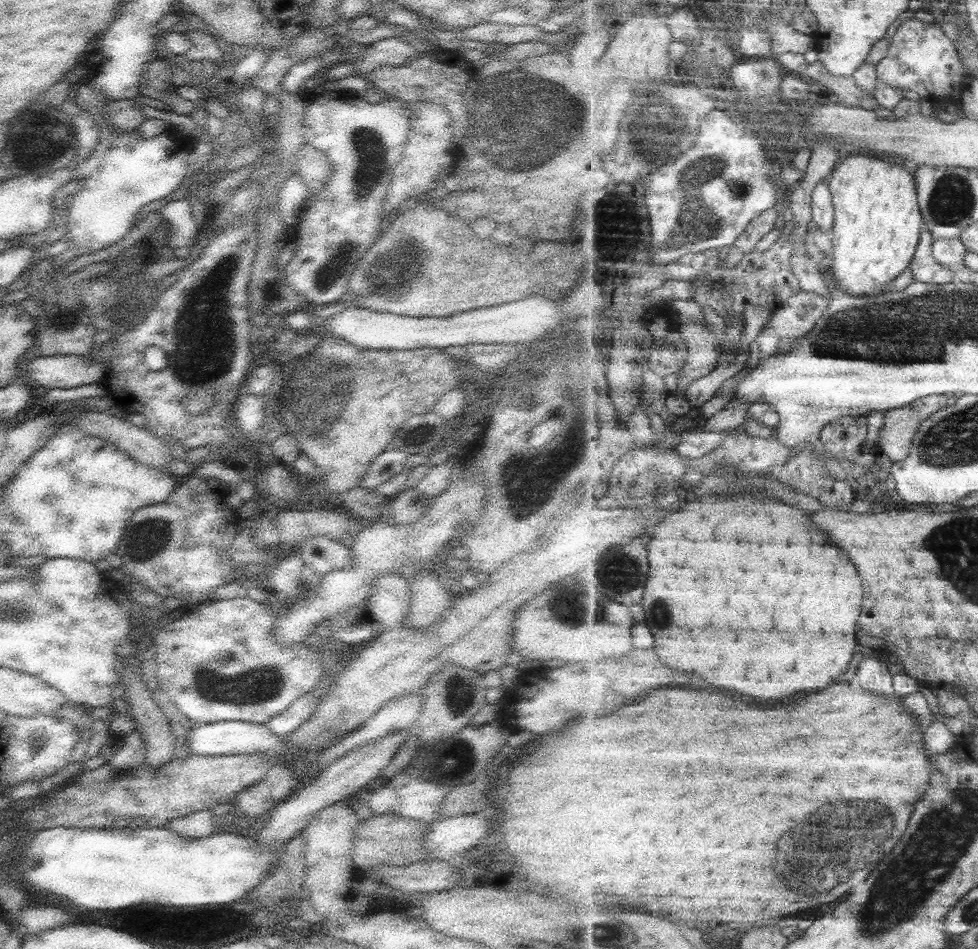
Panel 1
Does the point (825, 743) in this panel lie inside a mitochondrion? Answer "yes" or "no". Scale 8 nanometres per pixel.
no

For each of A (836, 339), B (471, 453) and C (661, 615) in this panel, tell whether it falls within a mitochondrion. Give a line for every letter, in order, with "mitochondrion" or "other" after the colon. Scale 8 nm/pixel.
A: mitochondrion
B: other
C: mitochondrion

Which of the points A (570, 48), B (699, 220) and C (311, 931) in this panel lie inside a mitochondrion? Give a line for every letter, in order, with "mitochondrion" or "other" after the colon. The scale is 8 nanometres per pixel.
A: other
B: mitochondrion
C: other

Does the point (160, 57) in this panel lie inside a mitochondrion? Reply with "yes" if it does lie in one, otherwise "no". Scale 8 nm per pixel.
no

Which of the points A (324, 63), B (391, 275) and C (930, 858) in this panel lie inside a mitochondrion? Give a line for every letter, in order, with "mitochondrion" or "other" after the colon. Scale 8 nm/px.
A: other
B: mitochondrion
C: mitochondrion

